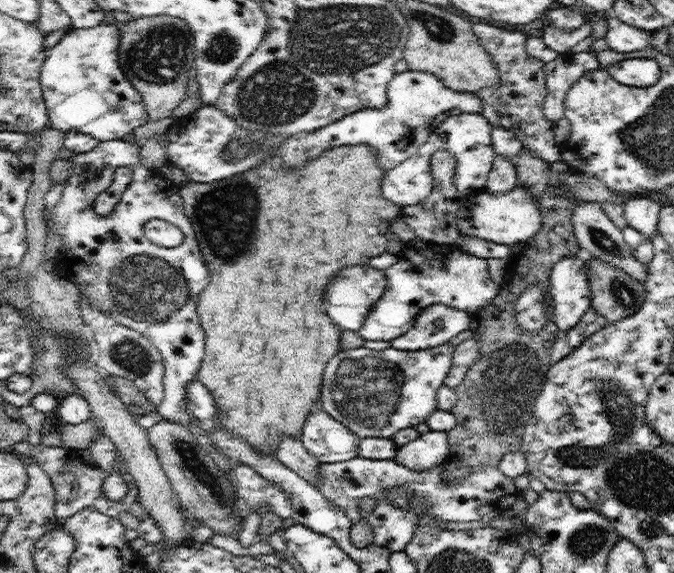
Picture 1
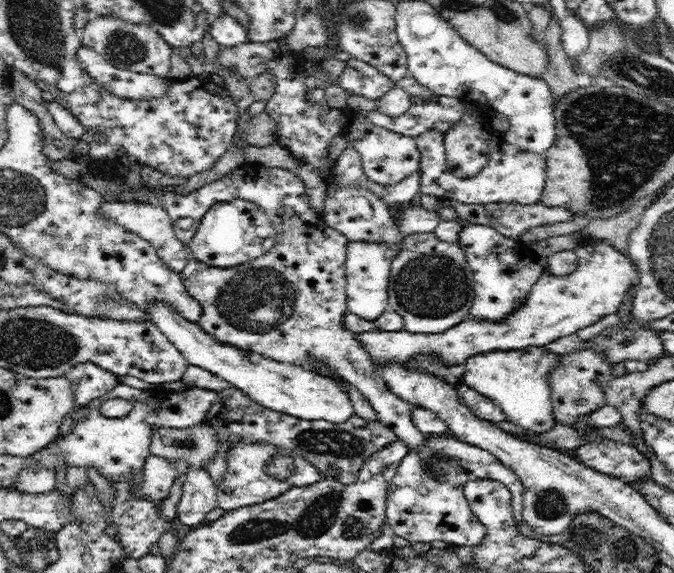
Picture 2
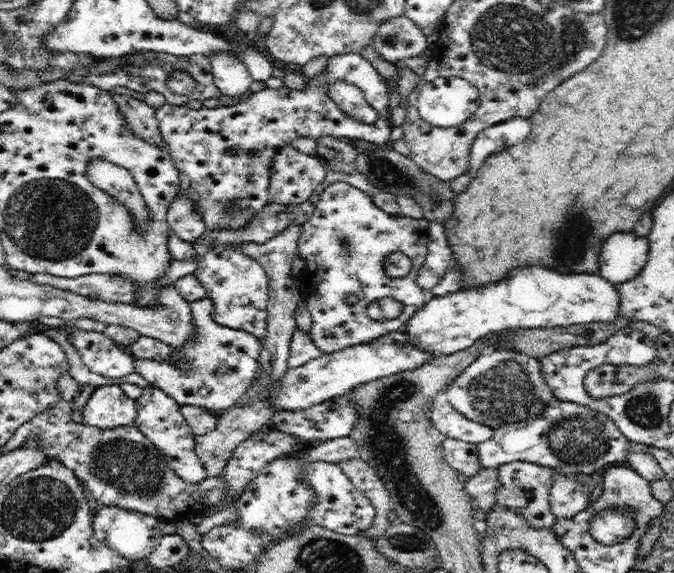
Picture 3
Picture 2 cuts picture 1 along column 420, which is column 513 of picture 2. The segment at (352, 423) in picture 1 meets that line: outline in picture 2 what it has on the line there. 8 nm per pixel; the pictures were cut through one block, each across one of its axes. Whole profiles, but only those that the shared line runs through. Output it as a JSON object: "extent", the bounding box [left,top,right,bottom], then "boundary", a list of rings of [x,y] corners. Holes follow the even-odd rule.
{"extent":[463,346,559,433],"boundary":[[[528,346],[526,349],[497,350],[474,355],[463,366],[464,383],[502,407],[506,420],[529,432],[543,433],[557,423],[553,413],[549,378],[559,360],[559,355],[547,350],[546,346]]]}

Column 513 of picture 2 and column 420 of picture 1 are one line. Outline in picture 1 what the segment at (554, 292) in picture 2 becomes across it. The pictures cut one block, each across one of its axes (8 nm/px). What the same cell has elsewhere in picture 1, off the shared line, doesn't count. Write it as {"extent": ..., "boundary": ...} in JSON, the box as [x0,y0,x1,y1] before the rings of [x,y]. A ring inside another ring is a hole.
{"extent":[391,304,471,350],"boundary":[[[430,304],[414,320],[414,326],[391,341],[398,350],[425,350],[447,343],[470,326],[471,314],[444,306]]]}

